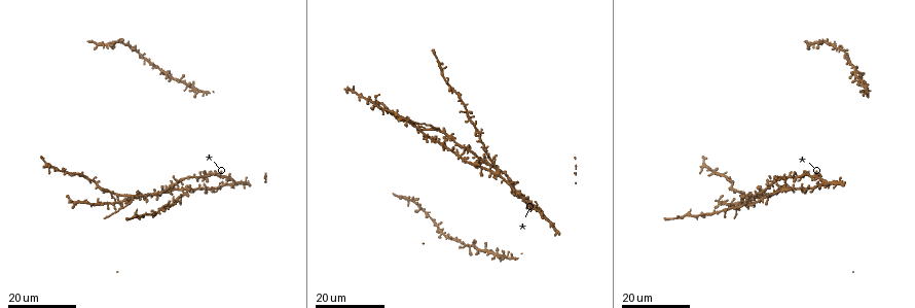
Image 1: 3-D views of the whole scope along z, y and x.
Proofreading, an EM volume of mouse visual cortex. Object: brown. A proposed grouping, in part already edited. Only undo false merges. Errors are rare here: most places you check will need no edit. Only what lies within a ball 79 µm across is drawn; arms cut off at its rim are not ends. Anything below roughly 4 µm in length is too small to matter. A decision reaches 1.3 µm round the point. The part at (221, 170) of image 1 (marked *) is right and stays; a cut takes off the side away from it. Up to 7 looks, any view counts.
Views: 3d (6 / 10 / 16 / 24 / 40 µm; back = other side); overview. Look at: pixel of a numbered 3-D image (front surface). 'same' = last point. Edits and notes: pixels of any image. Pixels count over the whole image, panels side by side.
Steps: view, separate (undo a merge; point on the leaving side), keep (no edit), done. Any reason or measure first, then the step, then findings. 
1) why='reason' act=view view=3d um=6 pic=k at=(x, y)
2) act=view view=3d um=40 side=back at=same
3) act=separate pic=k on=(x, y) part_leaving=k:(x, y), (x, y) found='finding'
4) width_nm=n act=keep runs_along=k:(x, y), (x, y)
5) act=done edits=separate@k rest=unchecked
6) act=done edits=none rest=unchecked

why='arms part here' act=view view=3d um=16 pic=1 at=(814, 177)

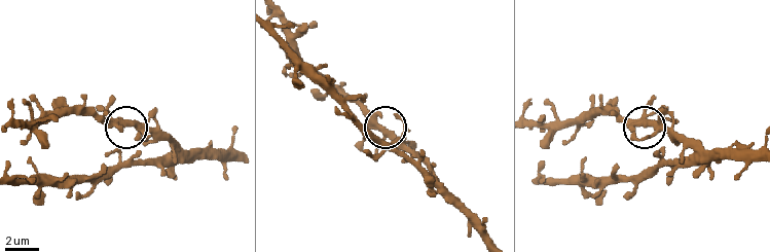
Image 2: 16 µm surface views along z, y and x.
act=view view=3d um=6 pic=2 at=(114, 124)

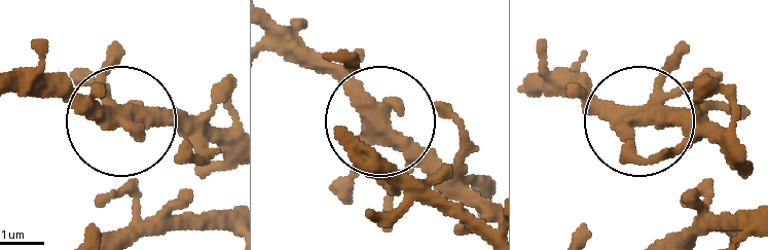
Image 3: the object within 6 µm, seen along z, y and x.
act=keep found='all the same neuron'

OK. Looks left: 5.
act=view view=3d um=24 pic=1 at=(824, 186)

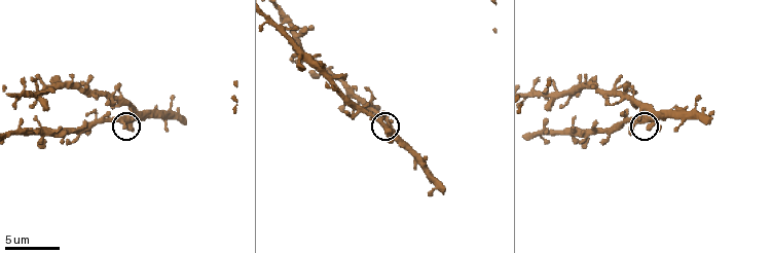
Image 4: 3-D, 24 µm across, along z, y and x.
act=view view=3d um=6 pic=4 at=(643, 122)

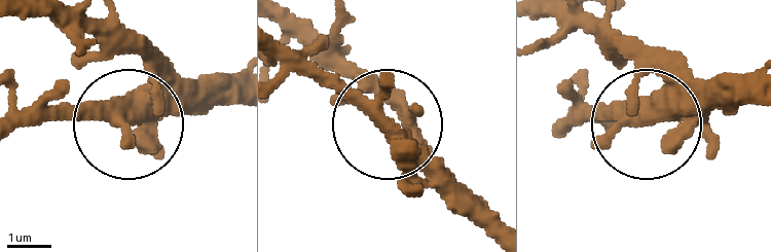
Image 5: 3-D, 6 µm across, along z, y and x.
arms=3 act=keep found='continuous, no second neuron'

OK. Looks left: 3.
why='three-way junction' act=view view=3d um=16 pic=1 at=(459, 154)

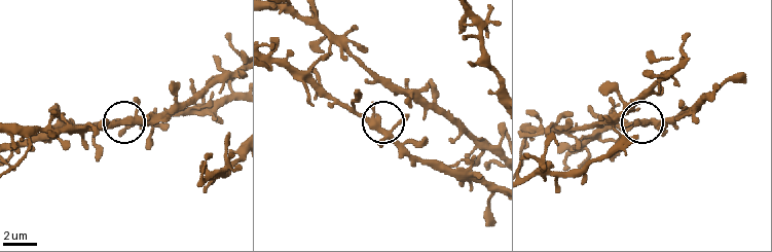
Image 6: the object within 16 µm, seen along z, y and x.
act=view view=3d um=10 pic=6 at=(383, 132)

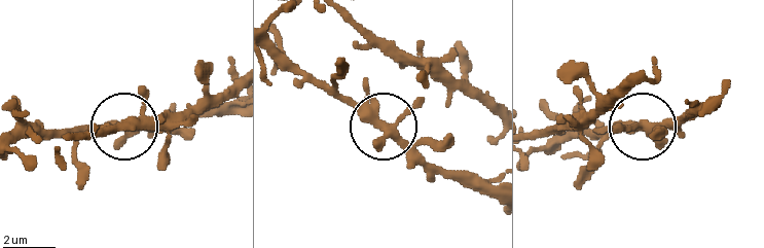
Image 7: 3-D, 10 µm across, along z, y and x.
side_arm_um=34 act=keep found='one neuron here'

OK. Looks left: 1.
act=done edits=none rest=unchecked

